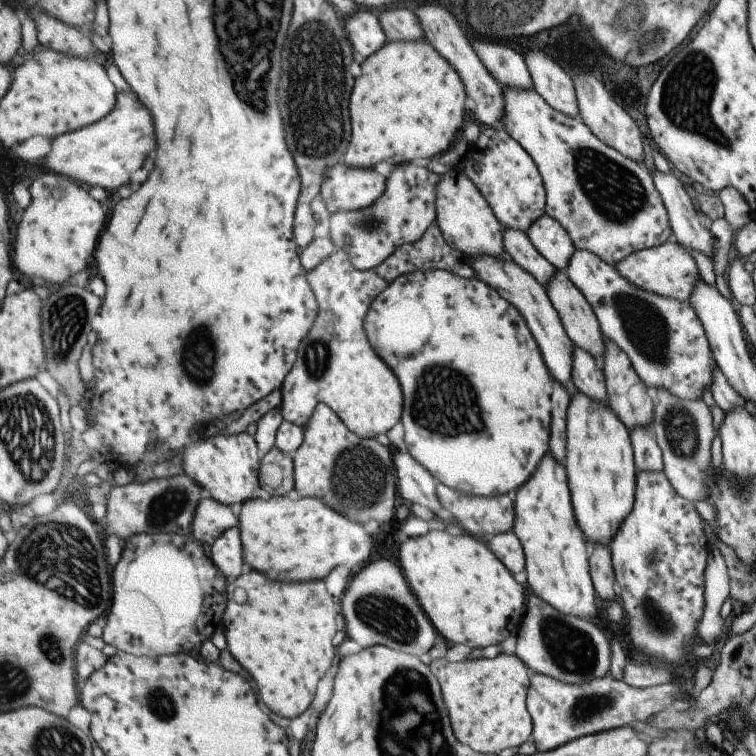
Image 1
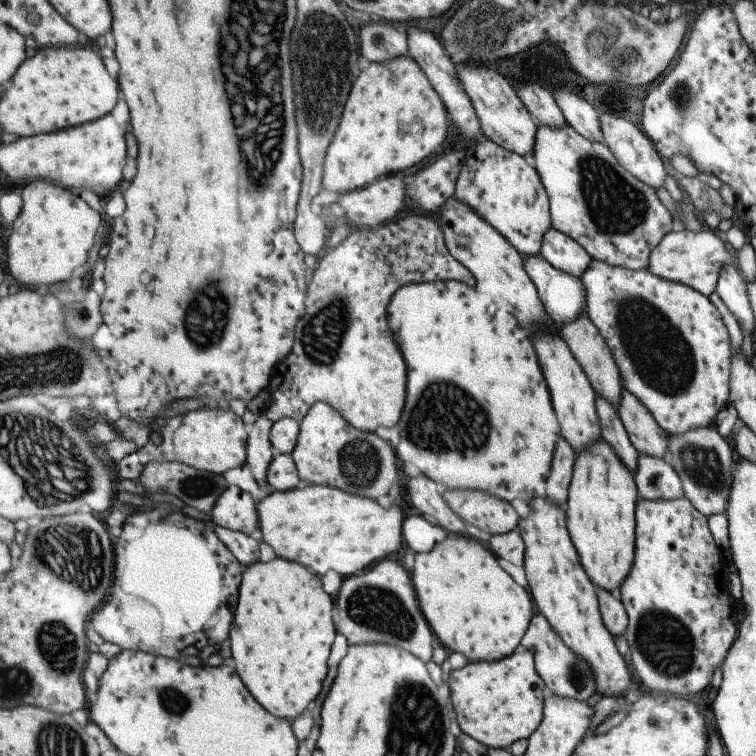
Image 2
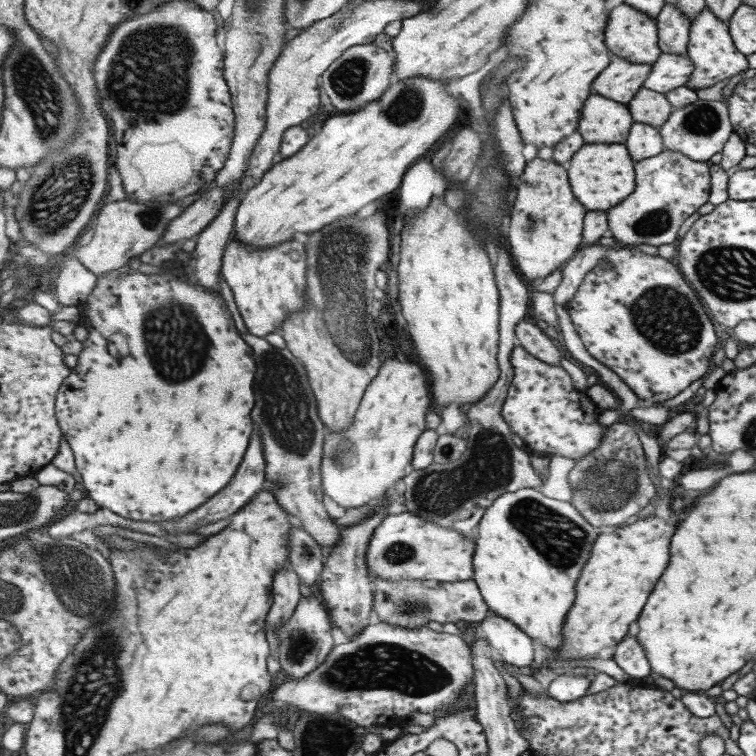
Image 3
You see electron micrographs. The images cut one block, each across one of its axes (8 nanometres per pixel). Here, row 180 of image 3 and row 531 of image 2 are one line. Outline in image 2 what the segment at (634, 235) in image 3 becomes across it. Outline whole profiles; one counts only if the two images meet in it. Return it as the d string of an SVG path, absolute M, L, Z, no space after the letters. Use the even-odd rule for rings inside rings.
M685 497L672 498L669 500L663 499L640 499L636 510L636 560L633 563L632 572L628 574L627 581L619 590L619 595L624 602L625 608L628 612L629 624L625 638L627 640L630 652L632 653L632 664L640 676L642 683L644 683L651 690L657 690L666 694L673 694L676 697L687 696L687 694L695 694L699 690L703 690L711 678L711 672L715 667L722 664L722 660L728 653L728 648L735 640L735 613L734 613L734 598L729 594L728 576L729 562L725 552L717 548L707 522L705 522L703 513L698 511Z

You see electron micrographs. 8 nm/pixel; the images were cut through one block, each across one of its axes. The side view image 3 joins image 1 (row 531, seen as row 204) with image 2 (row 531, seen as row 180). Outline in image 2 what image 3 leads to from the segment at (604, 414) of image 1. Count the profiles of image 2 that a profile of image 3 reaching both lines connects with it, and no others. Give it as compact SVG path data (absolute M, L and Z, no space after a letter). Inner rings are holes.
M601 436L600 441L595 441L588 449L581 449L576 455L570 492L567 502L569 530L576 549L579 550L581 562L593 582L619 595L636 560L636 510L641 499L636 478L613 446Z

